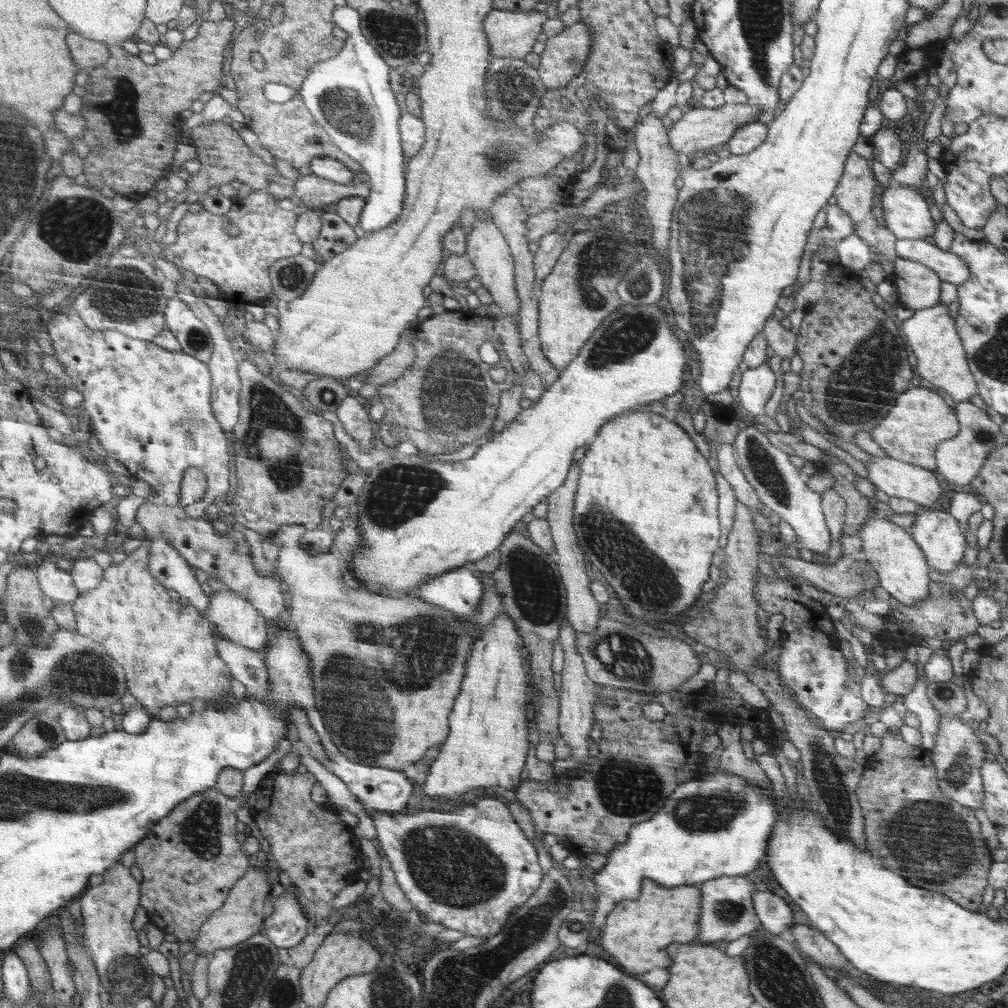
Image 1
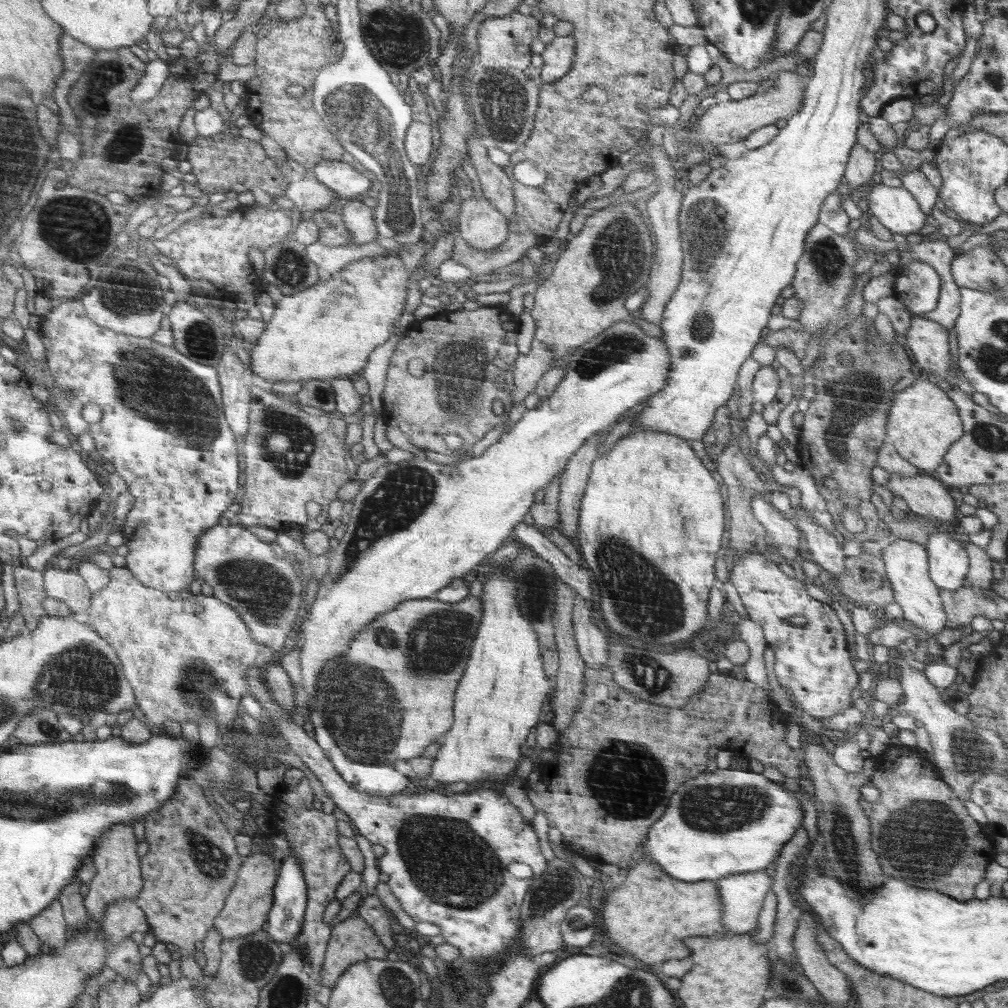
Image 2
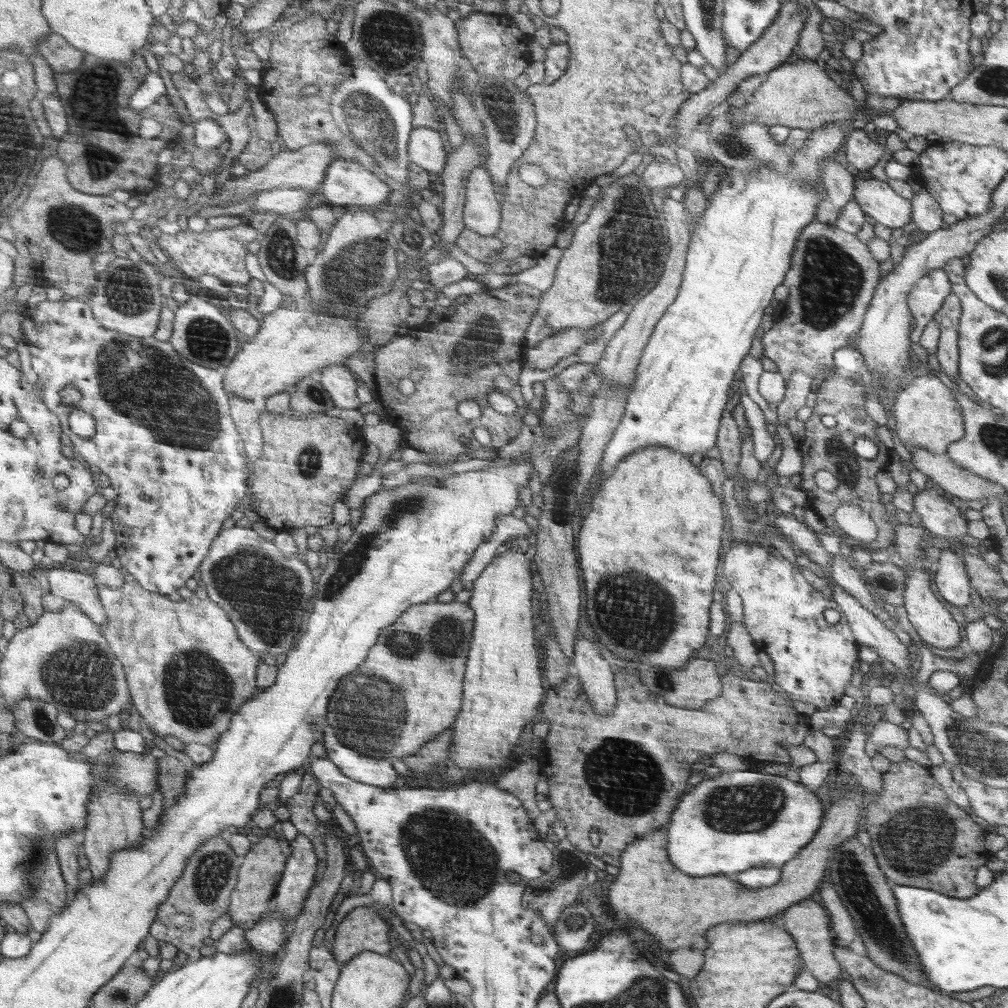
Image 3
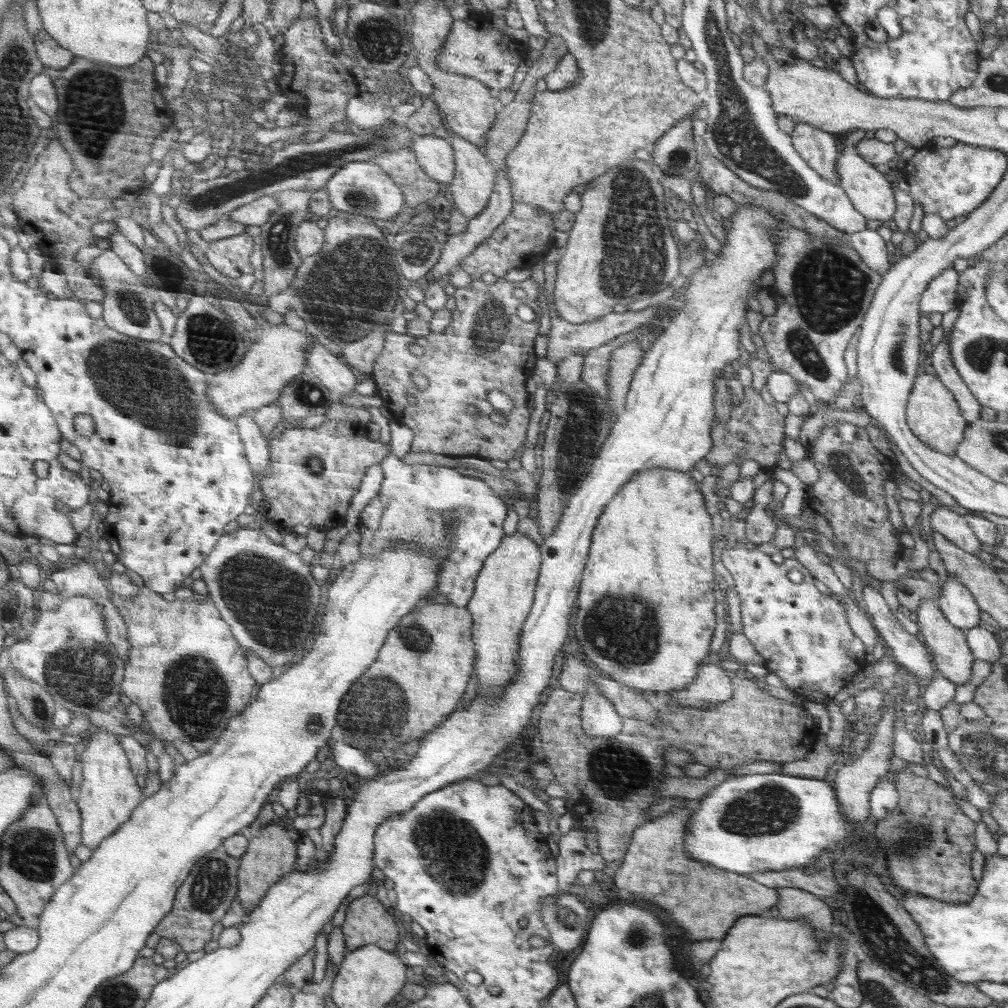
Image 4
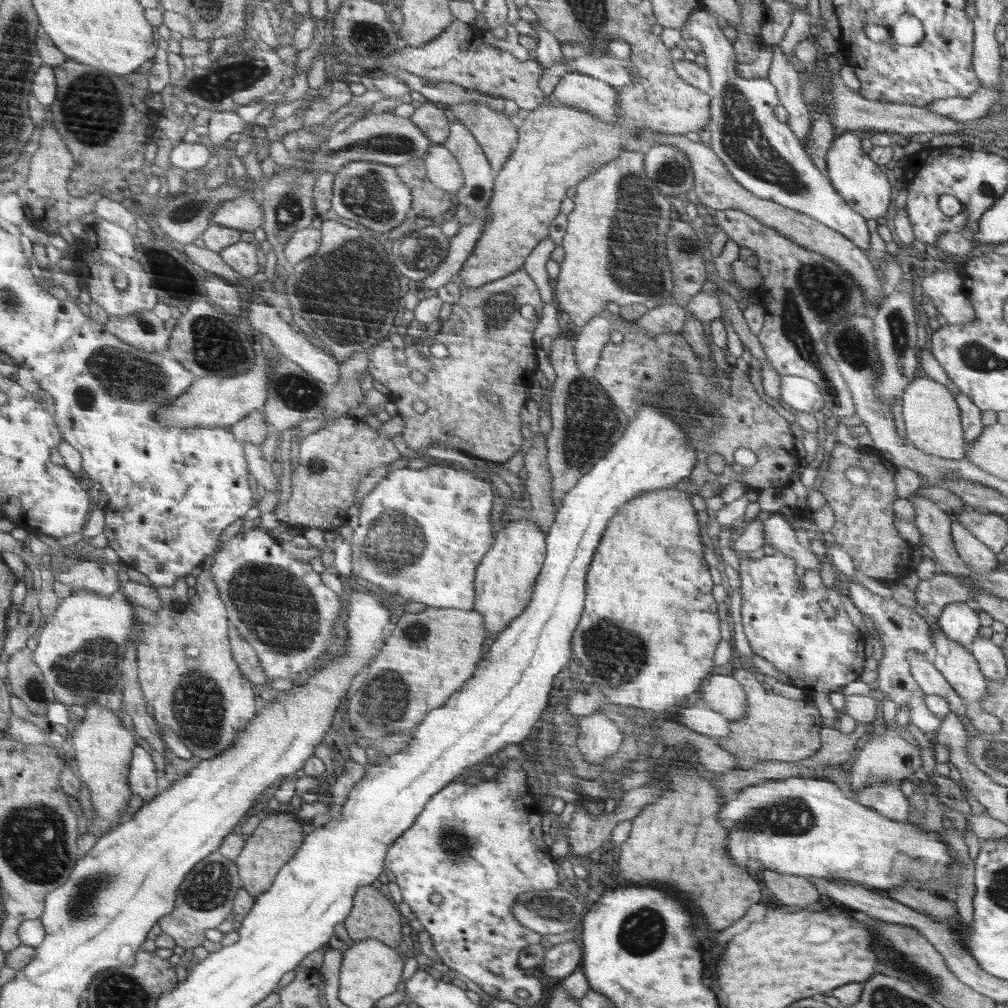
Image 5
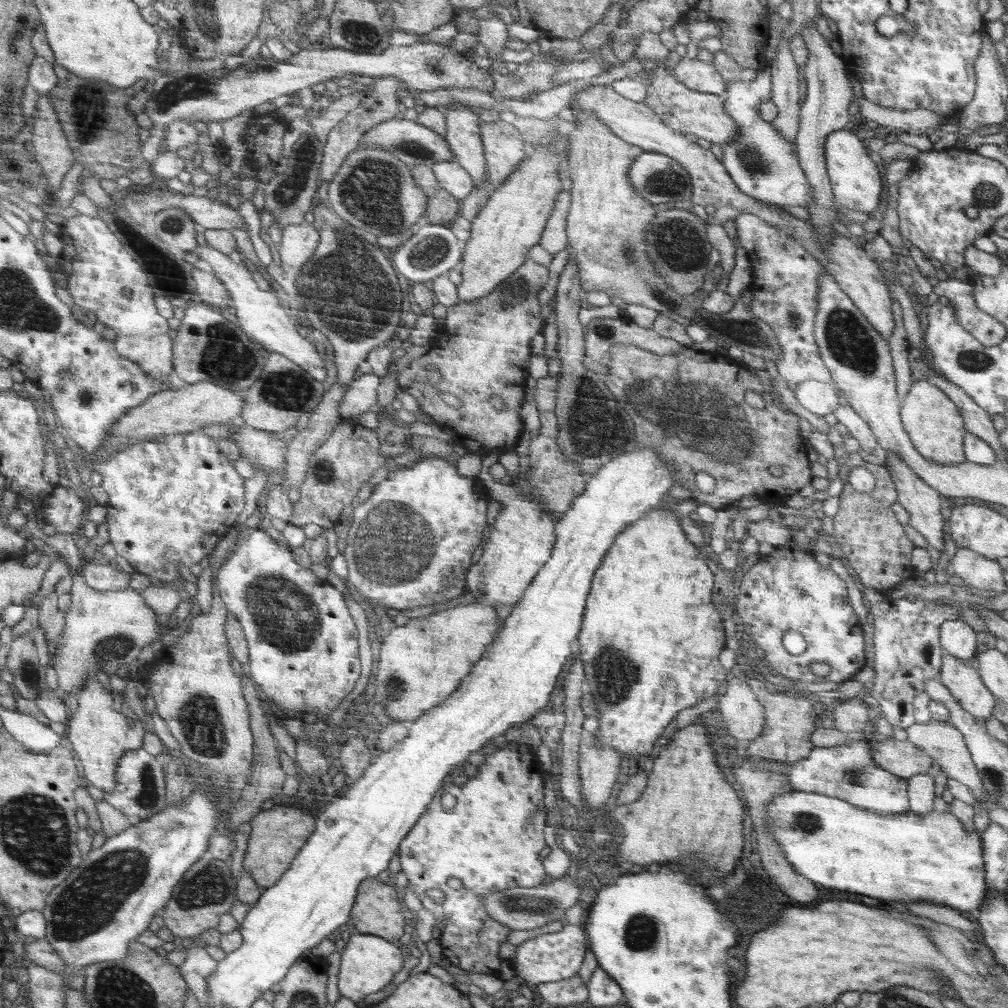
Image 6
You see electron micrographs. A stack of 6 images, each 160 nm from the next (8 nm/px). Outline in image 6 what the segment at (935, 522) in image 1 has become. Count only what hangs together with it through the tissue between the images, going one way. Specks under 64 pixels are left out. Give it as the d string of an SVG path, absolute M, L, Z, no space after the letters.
M962 616L941 625L939 641L941 651L958 661L966 662L976 652L976 634Z

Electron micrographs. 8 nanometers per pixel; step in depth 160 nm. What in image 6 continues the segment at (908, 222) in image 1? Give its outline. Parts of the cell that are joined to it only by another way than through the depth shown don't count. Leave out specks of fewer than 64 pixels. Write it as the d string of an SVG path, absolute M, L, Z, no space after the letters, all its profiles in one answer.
M843 129L832 132L825 146L825 164L828 166L829 181L833 182L834 195L837 201L846 208L872 215L876 210L882 194L882 180L876 164L868 158L862 142L852 134L852 130Z

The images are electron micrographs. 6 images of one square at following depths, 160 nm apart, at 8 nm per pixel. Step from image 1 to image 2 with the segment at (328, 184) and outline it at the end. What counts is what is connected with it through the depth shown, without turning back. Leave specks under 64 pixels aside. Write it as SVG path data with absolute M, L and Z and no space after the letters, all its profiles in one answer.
M303 177L299 182L291 182L283 196L292 200L294 209L309 215L315 210L324 210L331 202L338 200L336 192L326 187L316 178Z

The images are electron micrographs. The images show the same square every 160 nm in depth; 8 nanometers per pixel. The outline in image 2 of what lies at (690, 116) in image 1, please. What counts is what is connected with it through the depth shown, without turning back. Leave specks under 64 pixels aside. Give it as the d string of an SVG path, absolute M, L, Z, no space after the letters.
M782 71L773 84L775 85L767 91L757 92L753 97L742 100L730 99L710 107L701 118L692 120L690 127L683 133L684 138L688 142L710 146L732 144L743 141L757 128L776 125L778 120L794 117L800 109L802 94L807 86L804 77L796 72Z

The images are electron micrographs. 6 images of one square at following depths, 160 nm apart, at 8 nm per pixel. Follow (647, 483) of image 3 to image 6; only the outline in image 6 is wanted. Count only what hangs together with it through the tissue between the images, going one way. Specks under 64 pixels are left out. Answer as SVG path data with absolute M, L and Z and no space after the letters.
M661 504L657 508L653 508L653 510L649 510L644 518L631 522L617 536L613 546L609 549L594 576L592 590L589 592L588 604L586 604L586 621L582 624L581 635L578 636L578 644L576 645L577 655L583 663L583 669L585 670L586 687L590 690L590 694L592 694L593 700L597 705L597 710L600 713L600 726L597 730L598 737L600 737L599 742L611 746L621 757L632 756L631 758L622 757L622 760L625 761L625 770L636 770L640 768L640 762L648 761L646 754L650 754L654 740L676 718L676 714L680 710L692 708L692 706L711 697L712 694L716 694L716 690L720 688L720 684L726 678L726 672L722 670L722 666L718 662L718 656L720 656L720 652L724 650L724 644L726 644L726 636L724 636L724 630L722 630L722 618L714 610L714 606L710 602L712 584L714 584L714 576L712 576L710 568L698 556L698 550L686 540L682 528L678 524L676 515L664 511Z

